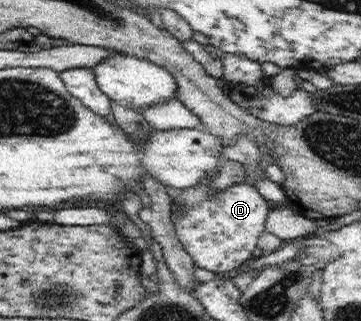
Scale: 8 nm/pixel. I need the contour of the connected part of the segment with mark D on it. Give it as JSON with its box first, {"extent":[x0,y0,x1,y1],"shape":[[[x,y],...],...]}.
{"extent":[167,176,271,274],"shape":[[[207,176],[183,191],[167,187],[167,193],[179,201],[171,212],[172,222],[183,249],[191,255],[194,267],[223,274],[237,269],[251,258],[258,247],[259,236],[266,231],[265,221],[271,209],[256,187],[245,181],[213,192],[211,179]]]}

